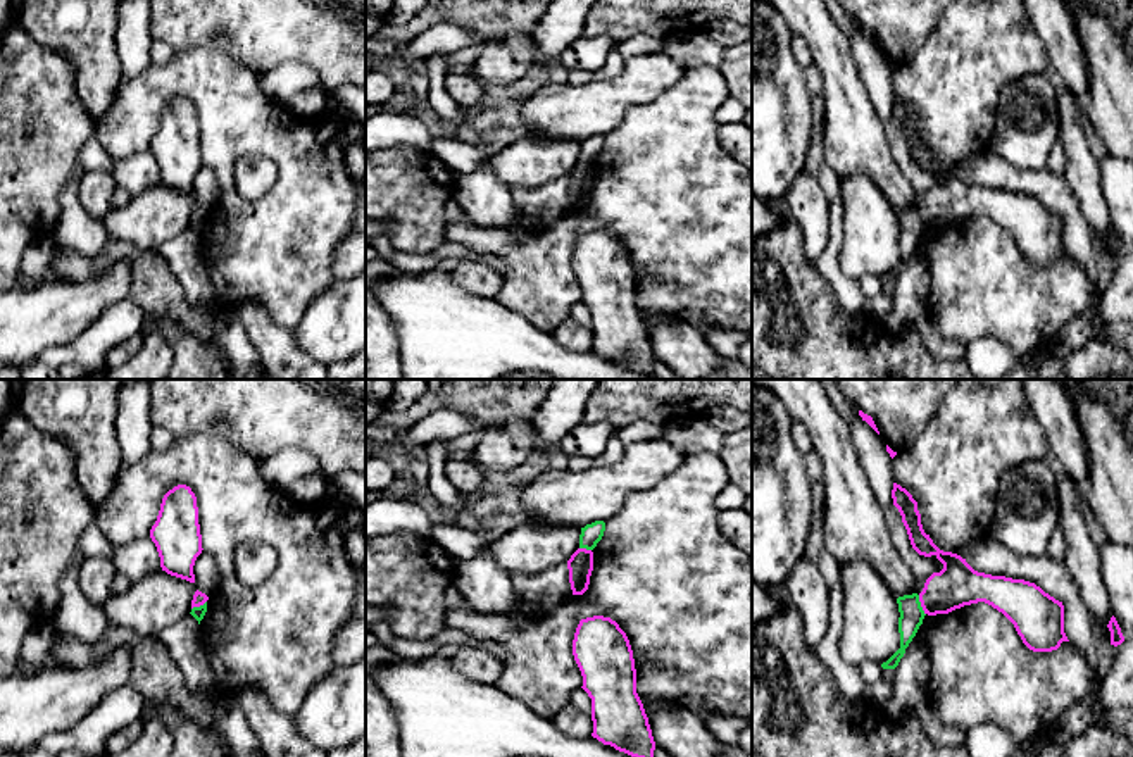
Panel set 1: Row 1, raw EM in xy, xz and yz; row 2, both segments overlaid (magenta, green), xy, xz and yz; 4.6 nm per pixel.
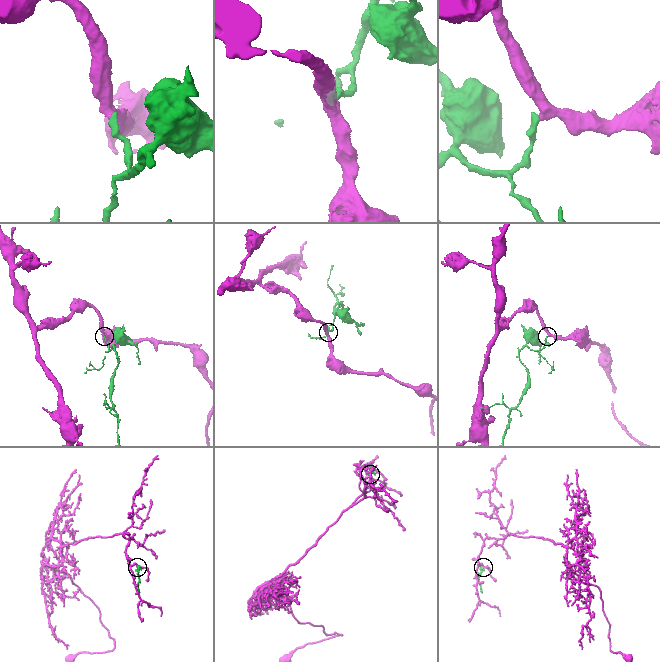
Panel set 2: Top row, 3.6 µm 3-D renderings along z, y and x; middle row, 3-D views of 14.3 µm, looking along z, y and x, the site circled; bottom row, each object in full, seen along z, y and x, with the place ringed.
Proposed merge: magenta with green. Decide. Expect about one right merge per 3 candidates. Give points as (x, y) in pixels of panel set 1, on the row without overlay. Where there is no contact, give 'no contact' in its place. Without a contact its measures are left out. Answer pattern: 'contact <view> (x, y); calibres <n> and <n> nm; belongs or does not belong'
contact yz (921, 219); calibres 200 and 110 nm; does not belong

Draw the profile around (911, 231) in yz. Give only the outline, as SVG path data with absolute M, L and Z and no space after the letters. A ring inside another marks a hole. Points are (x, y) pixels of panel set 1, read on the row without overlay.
M917 207L898 210L897 217L900 226L898 231L900 262L886 276L881 278L883 283L895 283L898 279L900 272L905 267L905 262L916 250L926 229L921 221Z

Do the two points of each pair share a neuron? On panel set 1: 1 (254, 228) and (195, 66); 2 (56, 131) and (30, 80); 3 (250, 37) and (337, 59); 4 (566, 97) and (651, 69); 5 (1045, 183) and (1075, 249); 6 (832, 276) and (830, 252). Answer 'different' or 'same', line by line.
1: same
2: same
3: same
4: same
5: same
6: same

